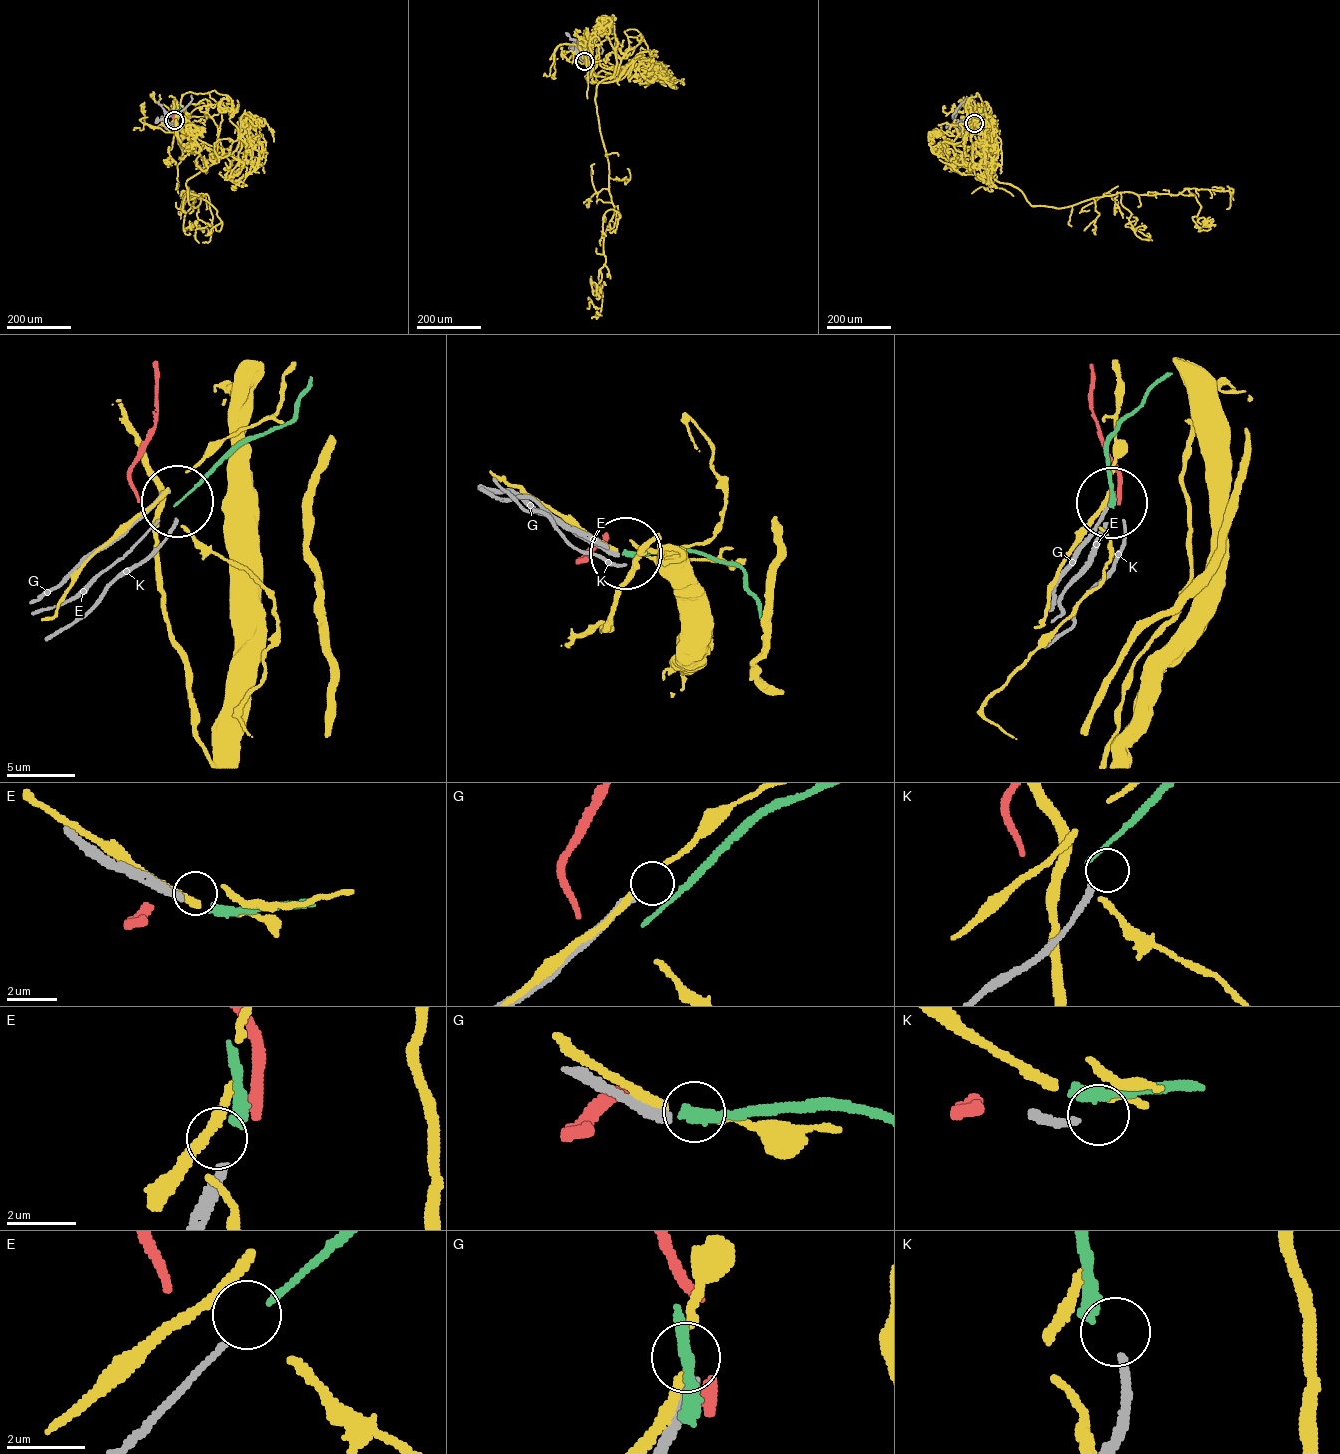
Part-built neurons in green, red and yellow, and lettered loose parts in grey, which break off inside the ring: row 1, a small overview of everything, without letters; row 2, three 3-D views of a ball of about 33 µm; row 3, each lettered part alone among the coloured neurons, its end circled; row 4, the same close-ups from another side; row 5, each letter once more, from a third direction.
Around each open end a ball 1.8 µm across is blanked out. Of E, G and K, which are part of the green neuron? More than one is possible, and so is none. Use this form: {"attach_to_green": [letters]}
{"attach_to_green": ["E"]}

